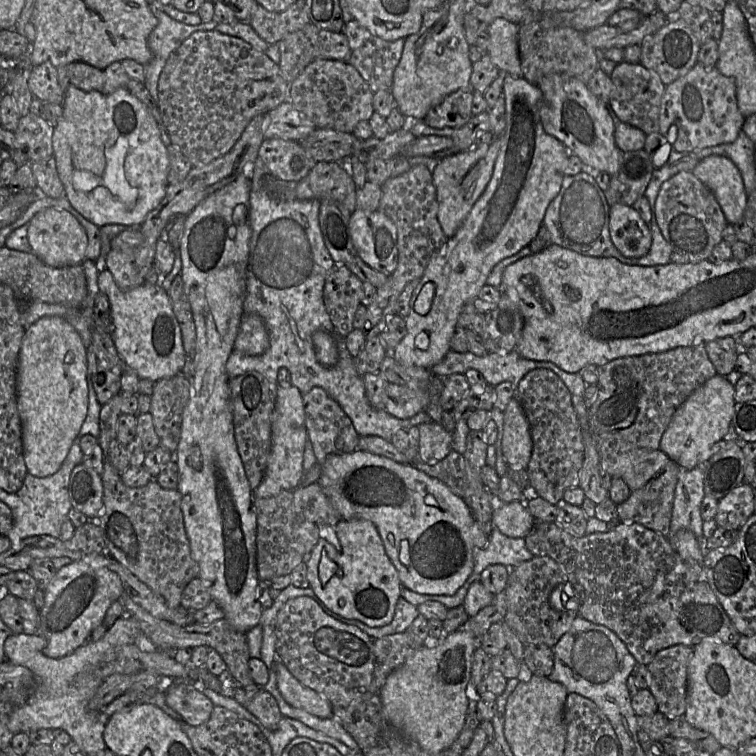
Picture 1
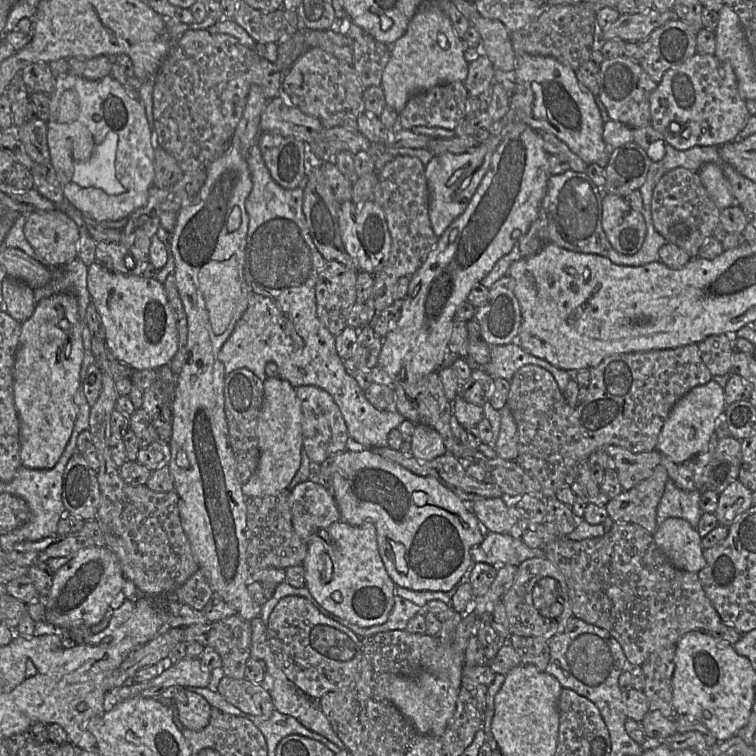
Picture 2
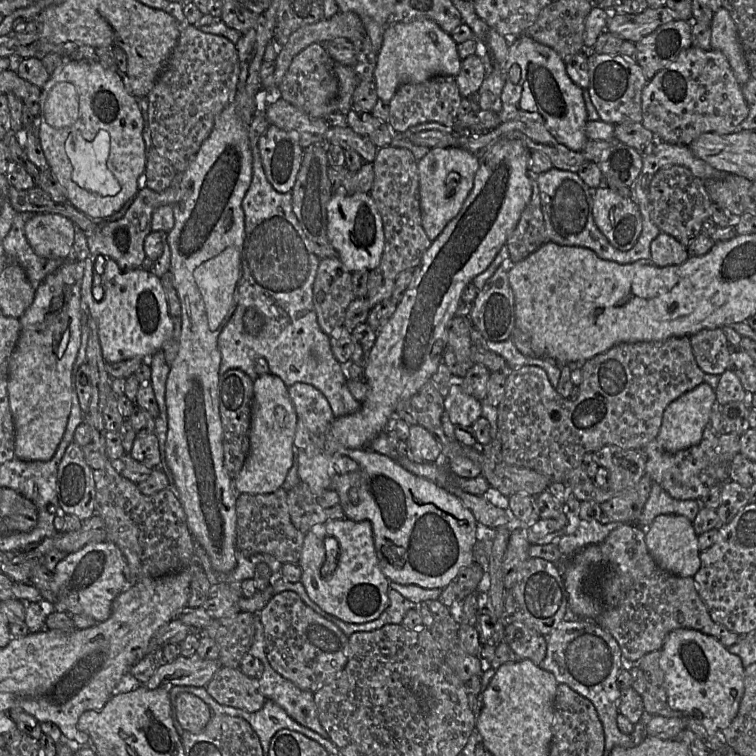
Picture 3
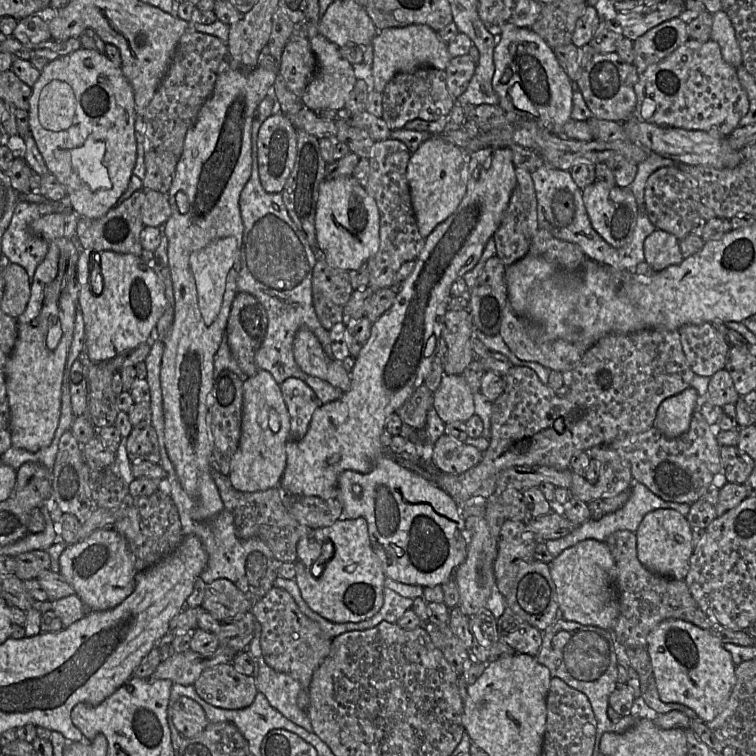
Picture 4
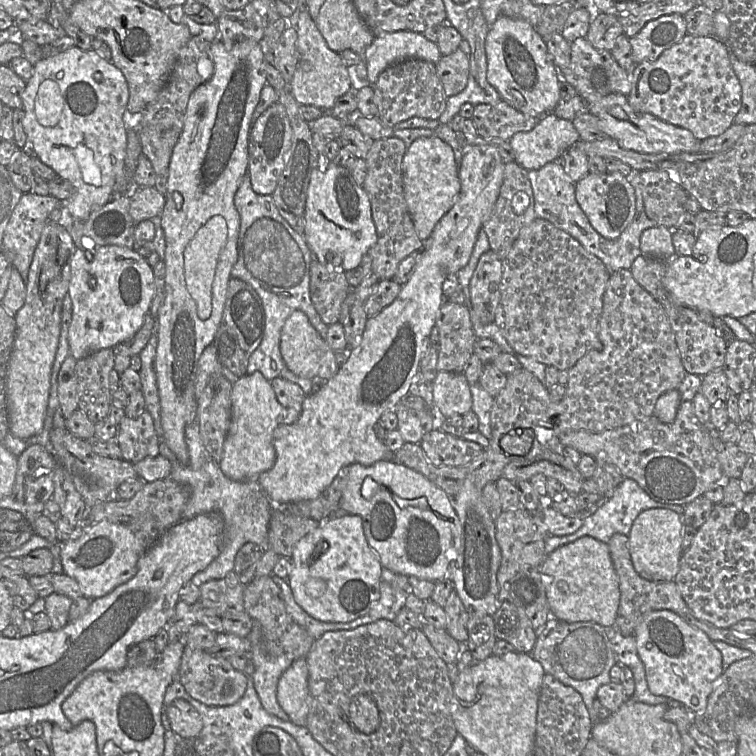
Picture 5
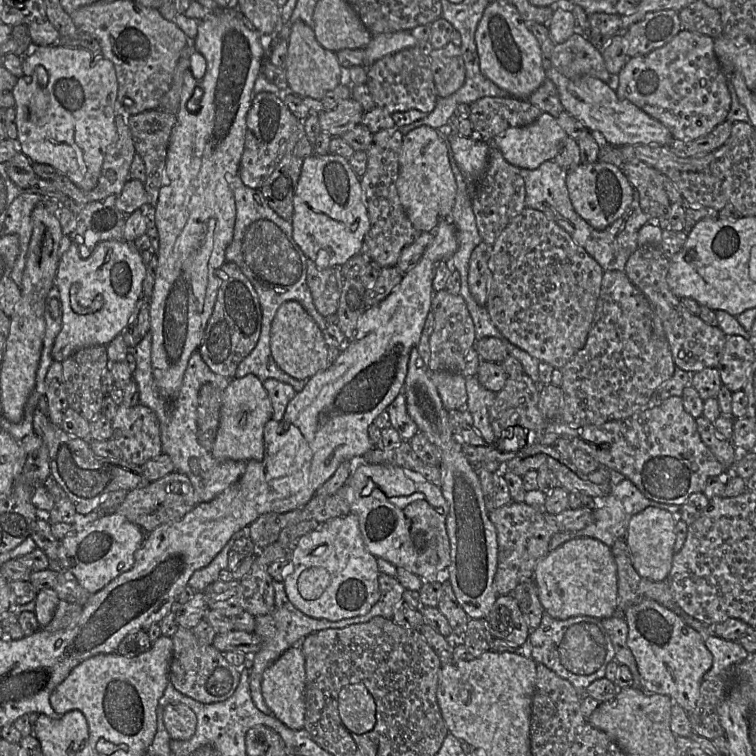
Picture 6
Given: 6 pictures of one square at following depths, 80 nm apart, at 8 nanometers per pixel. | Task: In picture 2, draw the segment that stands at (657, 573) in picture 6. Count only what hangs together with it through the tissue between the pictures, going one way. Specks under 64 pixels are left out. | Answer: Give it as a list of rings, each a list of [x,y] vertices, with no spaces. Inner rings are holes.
[[[667,518],[652,536],[659,550],[676,568],[698,573],[705,566],[702,538],[686,520]]]

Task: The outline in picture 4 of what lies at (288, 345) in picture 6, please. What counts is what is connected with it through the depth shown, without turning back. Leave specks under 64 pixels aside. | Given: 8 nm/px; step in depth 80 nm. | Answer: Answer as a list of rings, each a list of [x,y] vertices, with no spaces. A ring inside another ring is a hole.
[[[306,326],[298,329],[293,342],[294,358],[308,375],[320,378],[342,392],[350,389],[350,374],[337,361],[327,356],[314,333]]]

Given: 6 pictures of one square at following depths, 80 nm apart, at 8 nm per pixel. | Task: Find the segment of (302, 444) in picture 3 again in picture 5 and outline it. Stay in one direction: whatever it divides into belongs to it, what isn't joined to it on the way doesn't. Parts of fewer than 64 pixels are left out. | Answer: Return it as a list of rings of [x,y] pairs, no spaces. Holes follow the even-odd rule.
[[[274,378],[270,381],[277,400],[282,407],[281,424],[293,424],[299,418],[306,394],[297,384],[286,379]]]

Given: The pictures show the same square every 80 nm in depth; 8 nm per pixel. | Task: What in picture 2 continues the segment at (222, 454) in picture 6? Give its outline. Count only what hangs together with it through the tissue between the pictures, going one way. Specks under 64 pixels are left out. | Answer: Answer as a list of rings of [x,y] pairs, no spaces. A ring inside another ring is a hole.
[[[285,379],[263,381],[264,399],[258,418],[259,463],[250,479],[242,484],[245,497],[274,496],[288,488],[301,465],[303,451],[302,414],[295,388]]]

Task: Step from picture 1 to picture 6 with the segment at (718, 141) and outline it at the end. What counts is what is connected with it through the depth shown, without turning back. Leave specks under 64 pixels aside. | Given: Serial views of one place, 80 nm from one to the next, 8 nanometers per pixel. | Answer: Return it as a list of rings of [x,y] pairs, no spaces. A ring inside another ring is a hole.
[[[681,30],[670,42],[645,56],[632,57],[617,74],[616,94],[666,126],[674,140],[695,140],[726,121],[732,97],[729,76],[714,51],[714,38]]]

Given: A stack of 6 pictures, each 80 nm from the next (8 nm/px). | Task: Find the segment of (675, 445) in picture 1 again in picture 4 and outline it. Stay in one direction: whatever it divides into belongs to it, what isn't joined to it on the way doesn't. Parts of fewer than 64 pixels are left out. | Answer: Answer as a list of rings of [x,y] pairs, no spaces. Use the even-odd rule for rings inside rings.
[[[690,387],[659,405],[654,427],[667,438],[677,438],[689,429],[695,410],[698,410],[698,393]]]

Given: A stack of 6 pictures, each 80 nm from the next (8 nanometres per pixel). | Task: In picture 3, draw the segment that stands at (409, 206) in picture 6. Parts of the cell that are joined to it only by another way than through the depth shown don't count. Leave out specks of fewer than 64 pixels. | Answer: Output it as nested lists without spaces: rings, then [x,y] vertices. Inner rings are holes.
[[[461,147],[431,148],[418,161],[419,195],[422,226],[431,241],[439,236],[445,226],[461,210],[471,192],[480,159]]]

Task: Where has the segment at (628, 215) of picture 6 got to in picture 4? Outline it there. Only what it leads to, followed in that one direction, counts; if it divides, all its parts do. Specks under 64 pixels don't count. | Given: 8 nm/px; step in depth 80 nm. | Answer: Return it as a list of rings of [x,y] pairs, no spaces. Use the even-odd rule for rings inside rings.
[[[657,153],[649,156],[638,164],[636,176],[629,189],[637,204],[637,219],[631,240],[621,248],[615,248],[607,243],[592,227],[582,198],[582,190],[576,185],[569,171],[553,167],[549,163],[531,173],[537,197],[537,219],[539,228],[549,231],[555,238],[571,242],[579,246],[588,259],[610,266],[617,270],[630,270],[645,261],[644,241],[656,227],[648,218],[644,190],[648,177],[656,170],[664,167],[678,166],[675,160]]]

